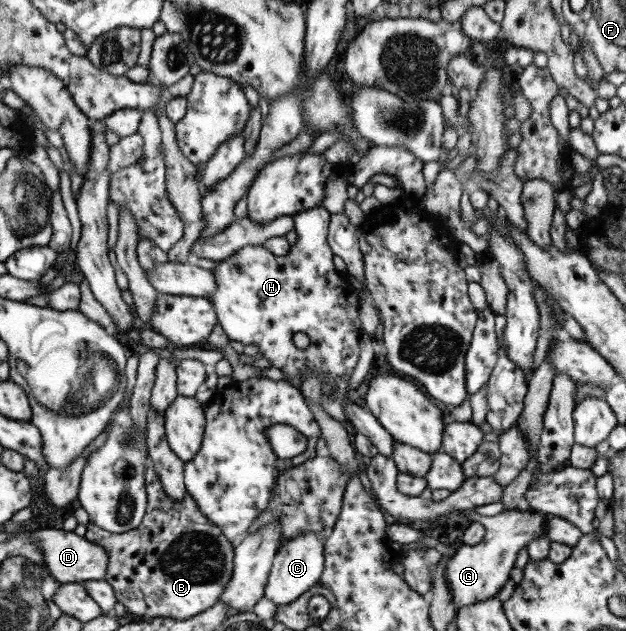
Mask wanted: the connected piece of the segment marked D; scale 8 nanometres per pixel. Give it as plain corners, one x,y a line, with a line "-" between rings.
45,527
36,533
40,540
37,547
41,549
43,566
57,583
80,584
90,580
102,580
107,568
108,556
98,543
88,542
73,532
58,528

